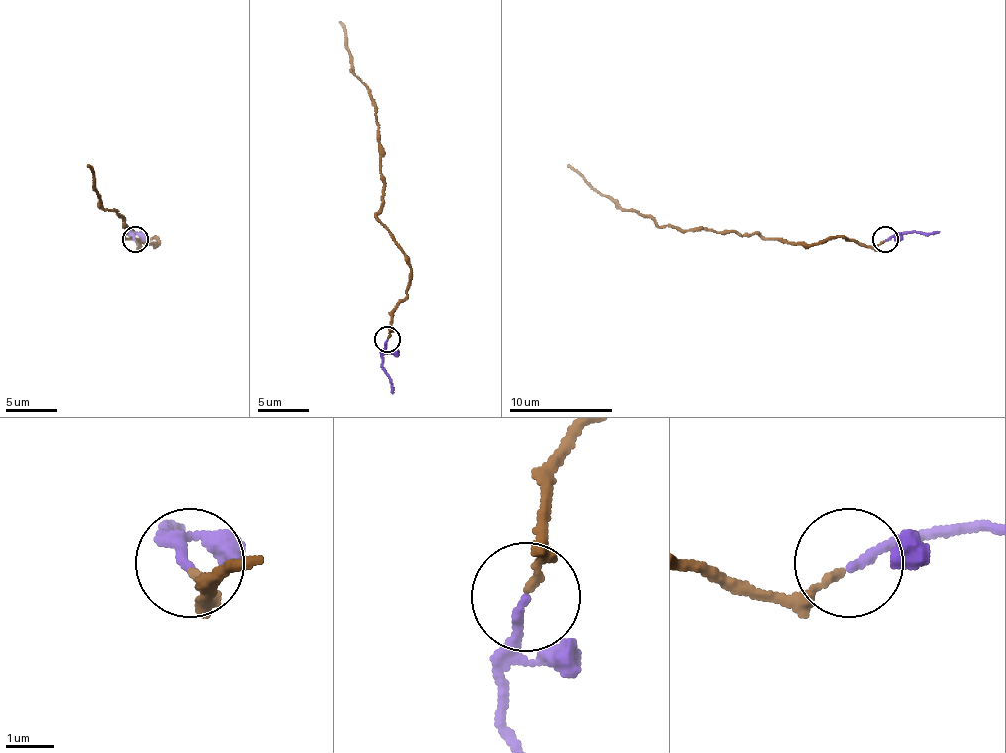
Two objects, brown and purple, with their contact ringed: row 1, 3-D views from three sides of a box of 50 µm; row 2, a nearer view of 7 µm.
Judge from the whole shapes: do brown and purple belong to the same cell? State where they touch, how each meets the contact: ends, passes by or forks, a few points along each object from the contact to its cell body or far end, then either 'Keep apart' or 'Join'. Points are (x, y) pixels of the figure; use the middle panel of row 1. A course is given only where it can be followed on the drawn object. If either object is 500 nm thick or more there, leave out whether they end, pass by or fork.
Place: (387, 339). At the ring brown ends. At the ring purple ends. Course of brown: (388, 337), (411, 265), (377, 216), (377, 113), (354, 74), (339, 22). Course of purple: (388, 340), (383, 350), (383, 371), (393, 394). Join

